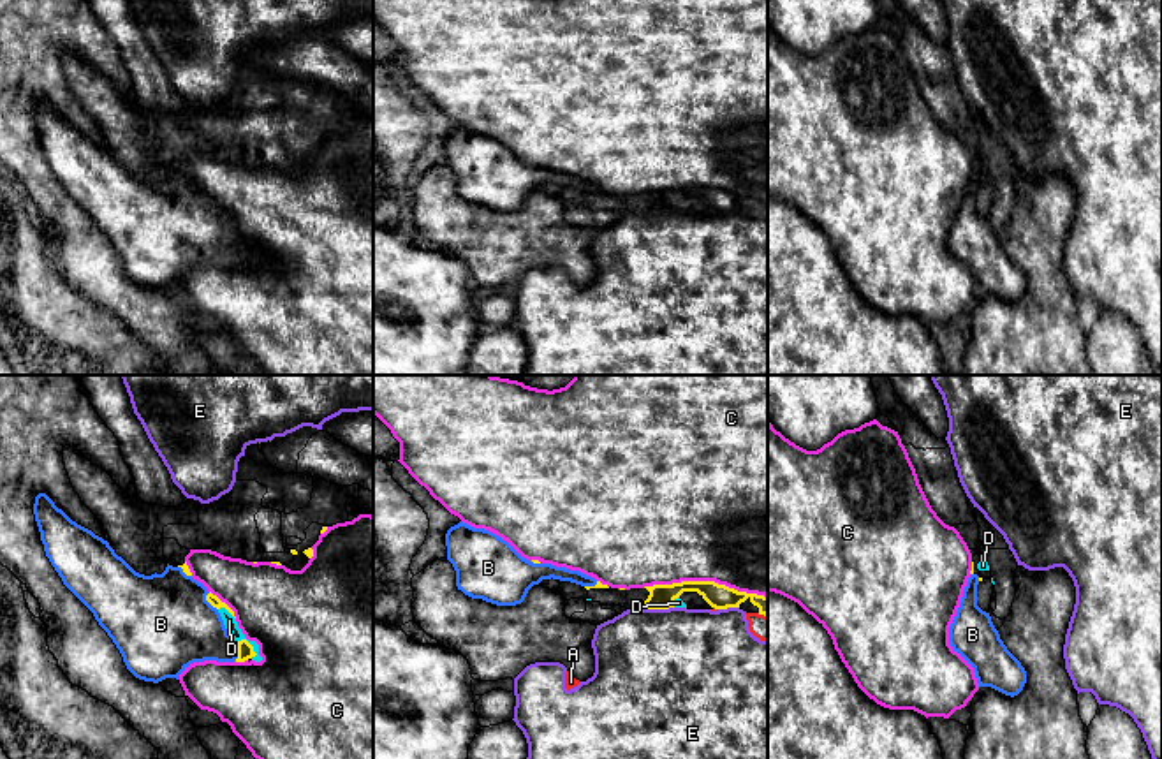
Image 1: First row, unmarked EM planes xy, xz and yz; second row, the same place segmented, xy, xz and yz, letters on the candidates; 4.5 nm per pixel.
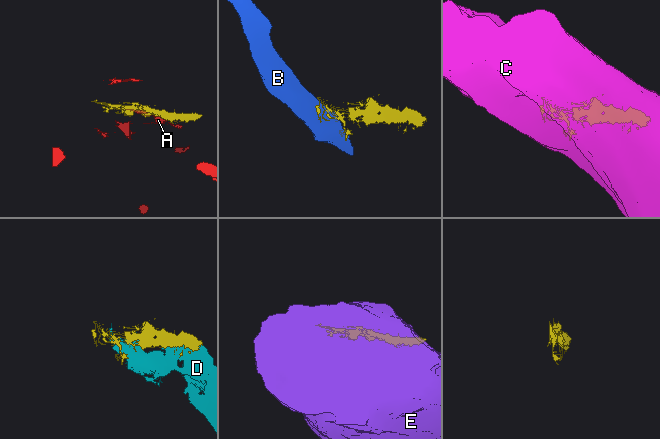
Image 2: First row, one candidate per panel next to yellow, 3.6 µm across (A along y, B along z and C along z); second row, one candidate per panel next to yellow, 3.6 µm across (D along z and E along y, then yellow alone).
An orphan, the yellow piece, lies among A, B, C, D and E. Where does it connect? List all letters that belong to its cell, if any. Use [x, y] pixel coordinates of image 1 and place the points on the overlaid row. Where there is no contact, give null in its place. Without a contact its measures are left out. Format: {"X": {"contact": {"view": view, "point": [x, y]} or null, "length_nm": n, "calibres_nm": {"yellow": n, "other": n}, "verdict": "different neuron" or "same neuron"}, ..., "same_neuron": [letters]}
{"A": {"contact": {"view": "xz", "point": [763, 613]}, "length_nm": 50, "calibres_nm": {"yellow": 110, "other": 110}, "verdict": "different neuron"}, "B": {"contact": {"view": "xy", "point": [208, 601]}, "length_nm": 100, "calibres_nm": {"yellow": 50, "other": 460}, "verdict": "different neuron"}, "C": {"contact": {"view": "xz", "point": [705, 582]}, "length_nm": 550, "calibres_nm": {"yellow": 110, "other": 500}, "verdict": "different neuron"}, "D": {"contact": {"view": "xy", "point": [249, 643]}, "length_nm": 120, "calibres_nm": {"yellow": 80, "other": 60}, "verdict": "same neuron"}, "E": {"contact": {"view": "xz", "point": [659, 608]}, "length_nm": 130, "calibres_nm": {"yellow": 110, "other": 500}, "verdict": "different neuron"}, "same_neuron": ["D"]}

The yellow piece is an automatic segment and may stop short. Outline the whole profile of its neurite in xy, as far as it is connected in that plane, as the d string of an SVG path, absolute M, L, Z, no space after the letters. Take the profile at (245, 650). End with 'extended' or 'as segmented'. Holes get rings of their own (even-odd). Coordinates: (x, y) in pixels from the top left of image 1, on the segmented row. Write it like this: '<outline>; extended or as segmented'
M211 592L206 595L206 601L218 609L225 629L229 630L227 634L236 641L238 646L238 659L236 662L245 662L248 659L261 662L262 657L259 655L259 645L255 641L248 641L241 629L238 627L234 611L222 602L217 595Z; extended

